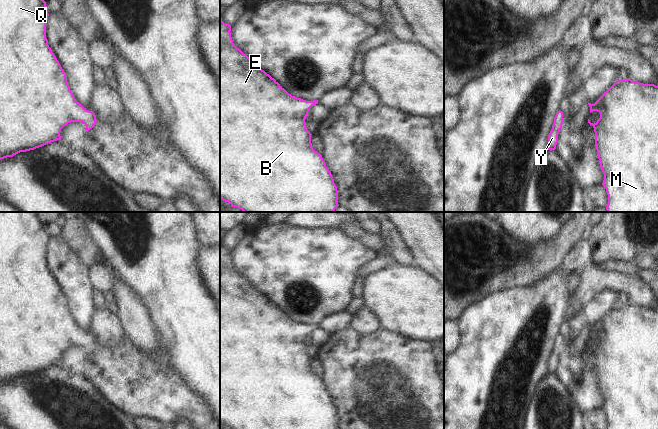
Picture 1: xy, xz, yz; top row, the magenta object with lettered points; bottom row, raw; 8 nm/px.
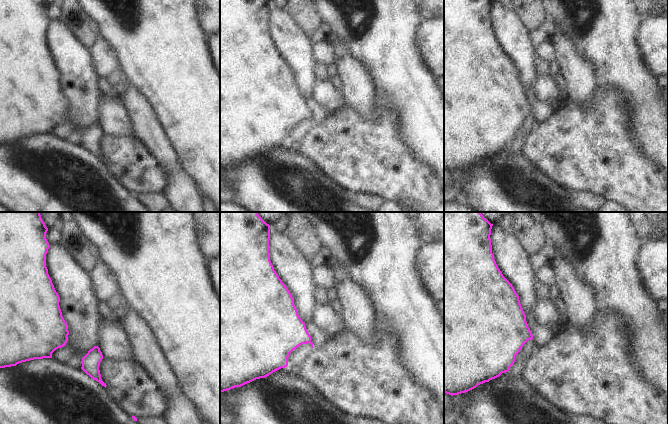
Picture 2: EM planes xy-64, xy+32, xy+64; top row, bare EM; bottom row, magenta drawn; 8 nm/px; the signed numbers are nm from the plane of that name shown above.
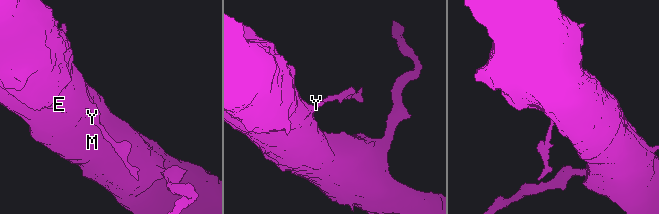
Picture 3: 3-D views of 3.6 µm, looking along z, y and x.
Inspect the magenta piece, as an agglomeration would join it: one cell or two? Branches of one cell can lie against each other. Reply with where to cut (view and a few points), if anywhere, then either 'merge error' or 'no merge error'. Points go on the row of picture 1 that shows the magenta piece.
no cut; no merge error

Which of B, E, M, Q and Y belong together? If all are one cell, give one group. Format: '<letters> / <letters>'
B E M Q Y

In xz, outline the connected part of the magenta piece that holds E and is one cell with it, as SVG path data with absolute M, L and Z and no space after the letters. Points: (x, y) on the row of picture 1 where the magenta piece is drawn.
M220 18L220 199L228 202L232 207L237 207L243 212L334 212L338 205L338 190L331 172L326 166L322 155L315 151L311 143L311 133L306 128L305 119L310 108L318 104L318 100L306 101L289 94L274 78L258 67L246 54L237 48L231 37L231 25L225 24Z

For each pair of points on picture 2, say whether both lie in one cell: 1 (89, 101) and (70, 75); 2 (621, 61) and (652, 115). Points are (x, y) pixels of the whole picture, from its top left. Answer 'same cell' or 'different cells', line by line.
1: same cell
2: same cell

